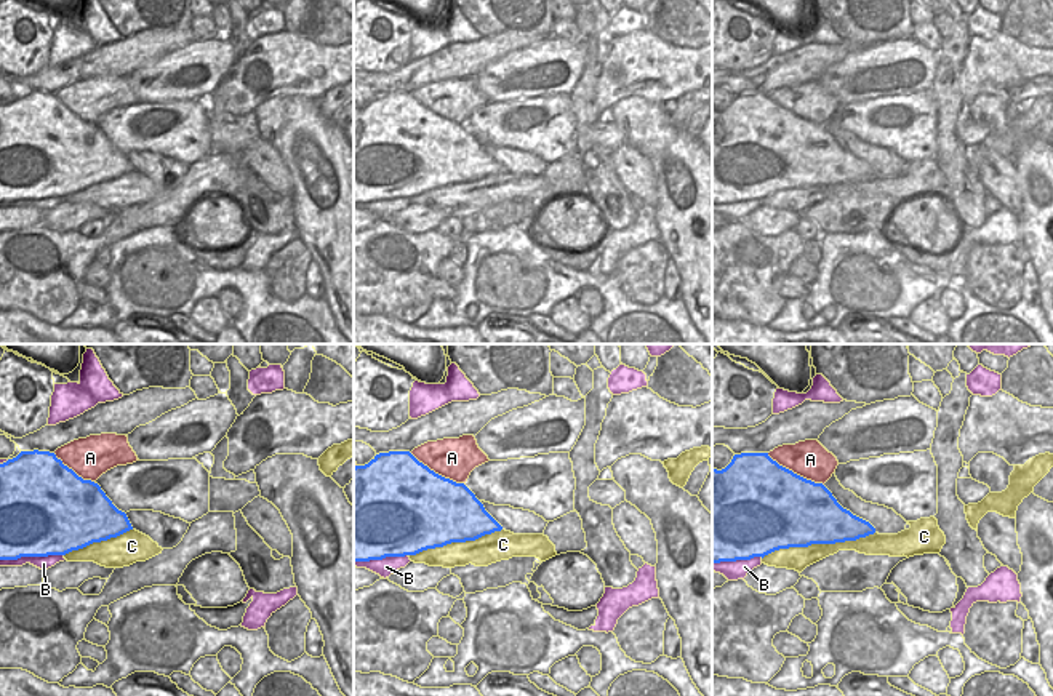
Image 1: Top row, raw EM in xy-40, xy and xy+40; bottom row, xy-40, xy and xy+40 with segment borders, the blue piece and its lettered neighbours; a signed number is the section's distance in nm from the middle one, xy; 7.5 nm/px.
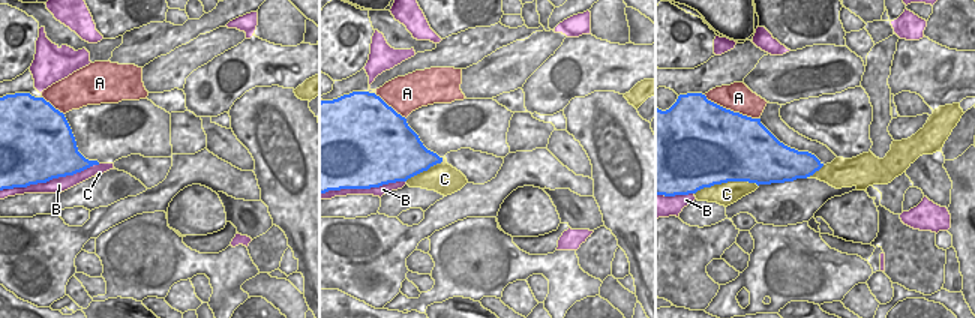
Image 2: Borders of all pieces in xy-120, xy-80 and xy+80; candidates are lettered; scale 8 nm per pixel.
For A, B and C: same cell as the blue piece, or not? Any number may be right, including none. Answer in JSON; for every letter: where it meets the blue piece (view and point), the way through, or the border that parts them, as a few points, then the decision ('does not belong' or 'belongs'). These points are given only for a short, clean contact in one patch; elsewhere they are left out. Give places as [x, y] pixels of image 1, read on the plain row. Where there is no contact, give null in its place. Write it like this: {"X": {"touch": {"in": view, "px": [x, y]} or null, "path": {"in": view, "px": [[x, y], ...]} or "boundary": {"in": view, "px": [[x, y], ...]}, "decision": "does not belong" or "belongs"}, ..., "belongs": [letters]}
{"A": {"touch": {"in": "xy+40", "px": [796, 116]}, "decision": "does not belong"}, "B": {"touch": {"in": "xy-40", "px": [31, 197]}, "decision": "does not belong"}, "C": {"touch": {"in": "xy+40", "px": [818, 184]}, "decision": "does not belong"}, "belongs": []}

